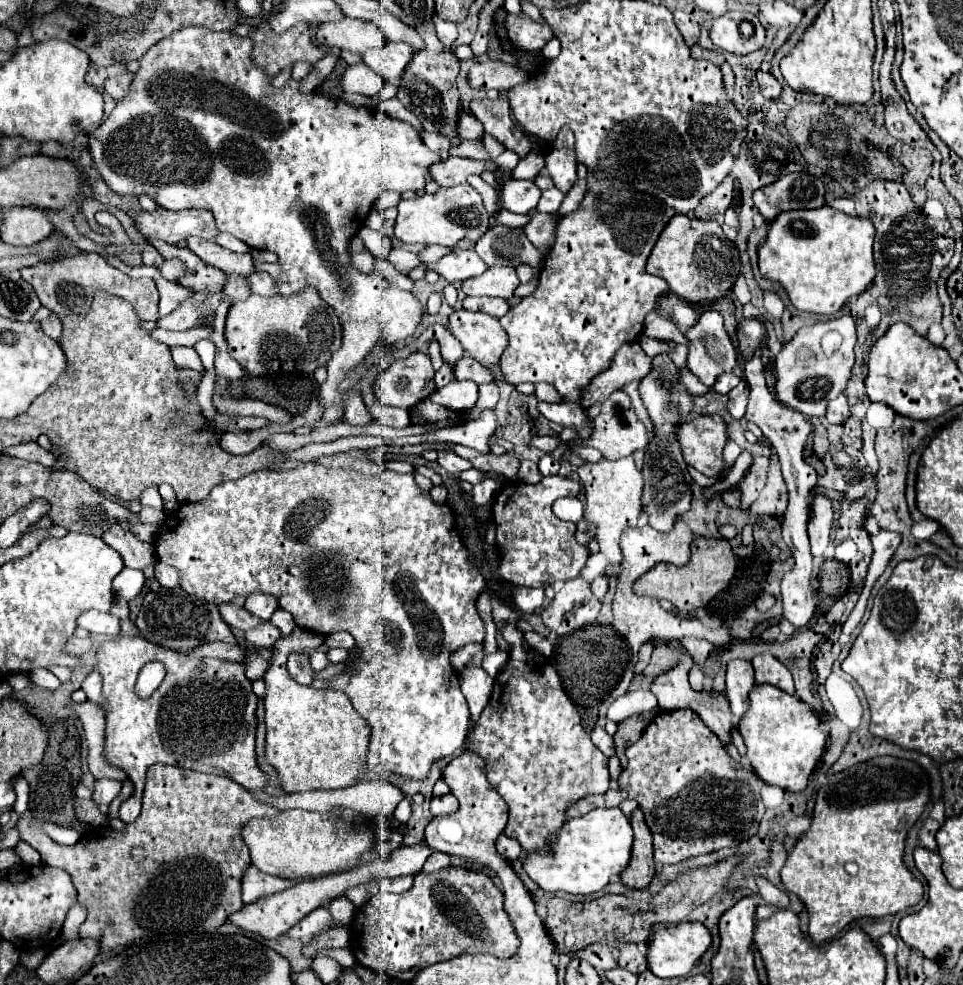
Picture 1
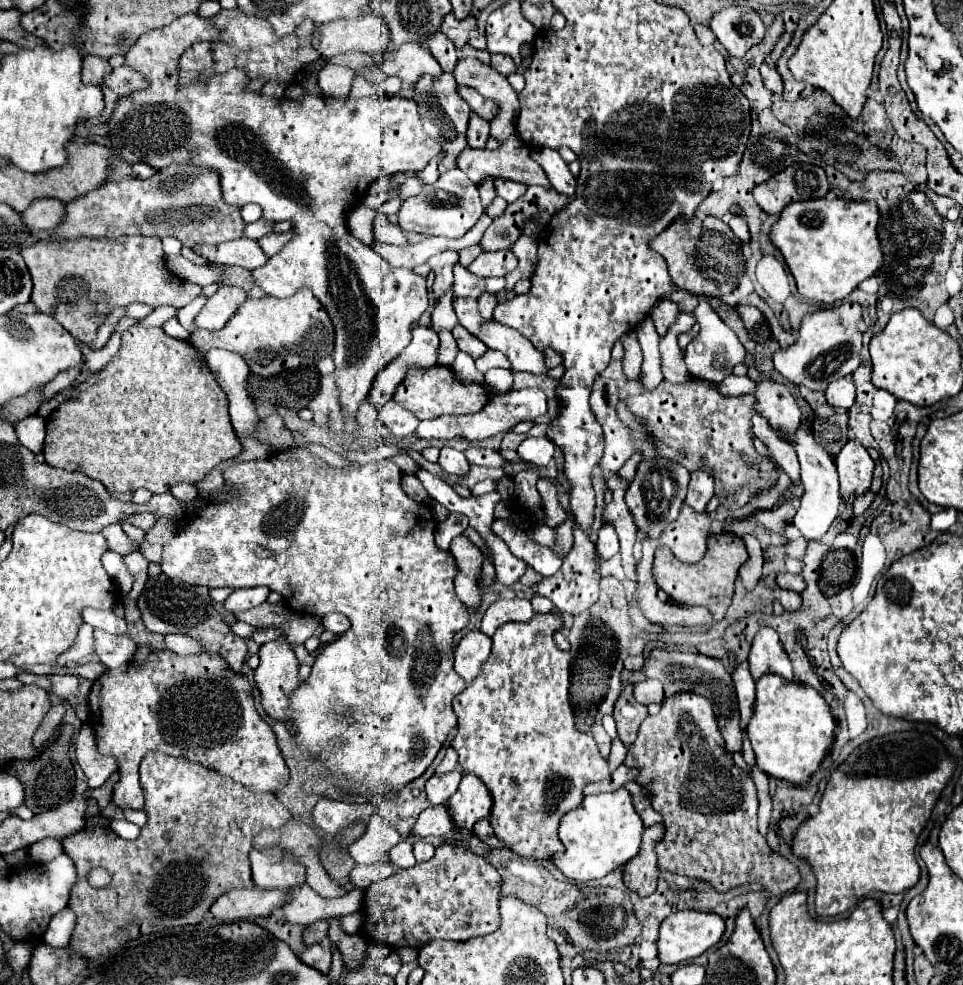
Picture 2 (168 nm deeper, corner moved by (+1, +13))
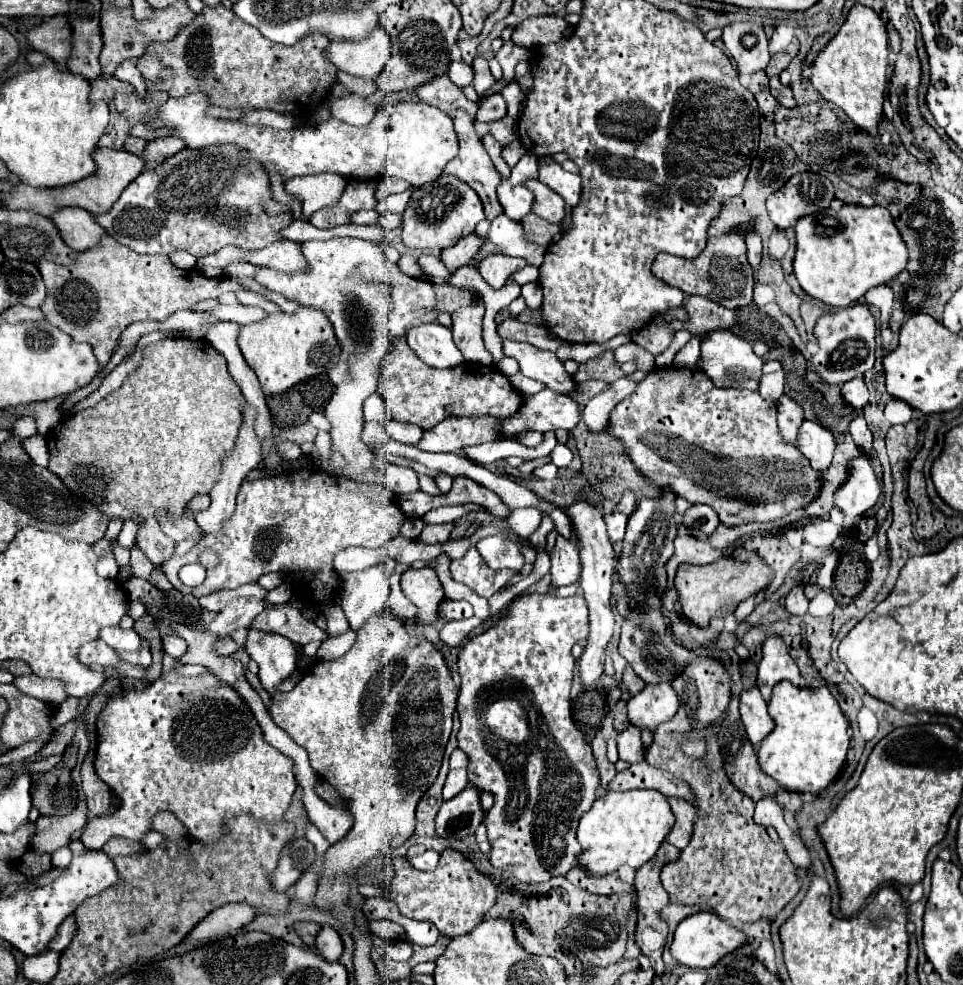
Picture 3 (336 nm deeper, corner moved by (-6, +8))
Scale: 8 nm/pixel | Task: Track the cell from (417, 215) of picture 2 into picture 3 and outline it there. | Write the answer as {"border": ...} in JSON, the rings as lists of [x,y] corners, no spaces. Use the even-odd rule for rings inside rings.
{"border":[[[440,175],[434,183],[422,185],[412,193],[404,211],[402,241],[408,249],[446,249],[470,235],[482,219],[484,209],[476,191],[452,175]]]}

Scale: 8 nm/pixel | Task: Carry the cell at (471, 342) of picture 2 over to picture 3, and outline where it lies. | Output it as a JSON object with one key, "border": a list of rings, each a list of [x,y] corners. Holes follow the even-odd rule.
{"border":[[[474,303],[452,313],[452,335],[466,361],[490,365],[492,355],[486,351],[482,341],[484,309],[484,303]]]}

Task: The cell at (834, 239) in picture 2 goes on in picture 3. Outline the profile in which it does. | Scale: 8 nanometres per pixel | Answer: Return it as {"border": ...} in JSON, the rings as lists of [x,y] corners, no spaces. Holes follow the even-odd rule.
{"border":[[[842,205],[842,209],[824,209],[812,215],[804,215],[796,223],[796,257],[794,275],[800,287],[814,299],[824,301],[830,307],[848,307],[858,301],[868,289],[888,283],[896,277],[908,261],[908,251],[900,233],[896,231],[890,213],[884,207],[862,207],[862,205]]]}

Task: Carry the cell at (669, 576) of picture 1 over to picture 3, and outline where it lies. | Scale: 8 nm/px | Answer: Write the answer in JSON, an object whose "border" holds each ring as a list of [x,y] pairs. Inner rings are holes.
{"border":[[[736,547],[732,555],[722,555],[718,561],[710,565],[686,565],[682,563],[674,577],[674,587],[680,595],[680,607],[686,619],[696,623],[698,627],[708,627],[712,617],[726,617],[736,611],[738,603],[748,599],[752,593],[764,589],[772,579],[770,567],[764,559],[752,555],[744,547]]]}

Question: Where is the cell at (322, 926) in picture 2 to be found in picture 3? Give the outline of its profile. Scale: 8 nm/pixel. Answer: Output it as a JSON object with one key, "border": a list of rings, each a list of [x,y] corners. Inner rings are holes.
{"border":[[[296,923],[294,929],[296,929],[298,937],[304,941],[304,945],[312,949],[314,947],[314,939],[320,933],[320,925],[316,925],[316,923]]]}

